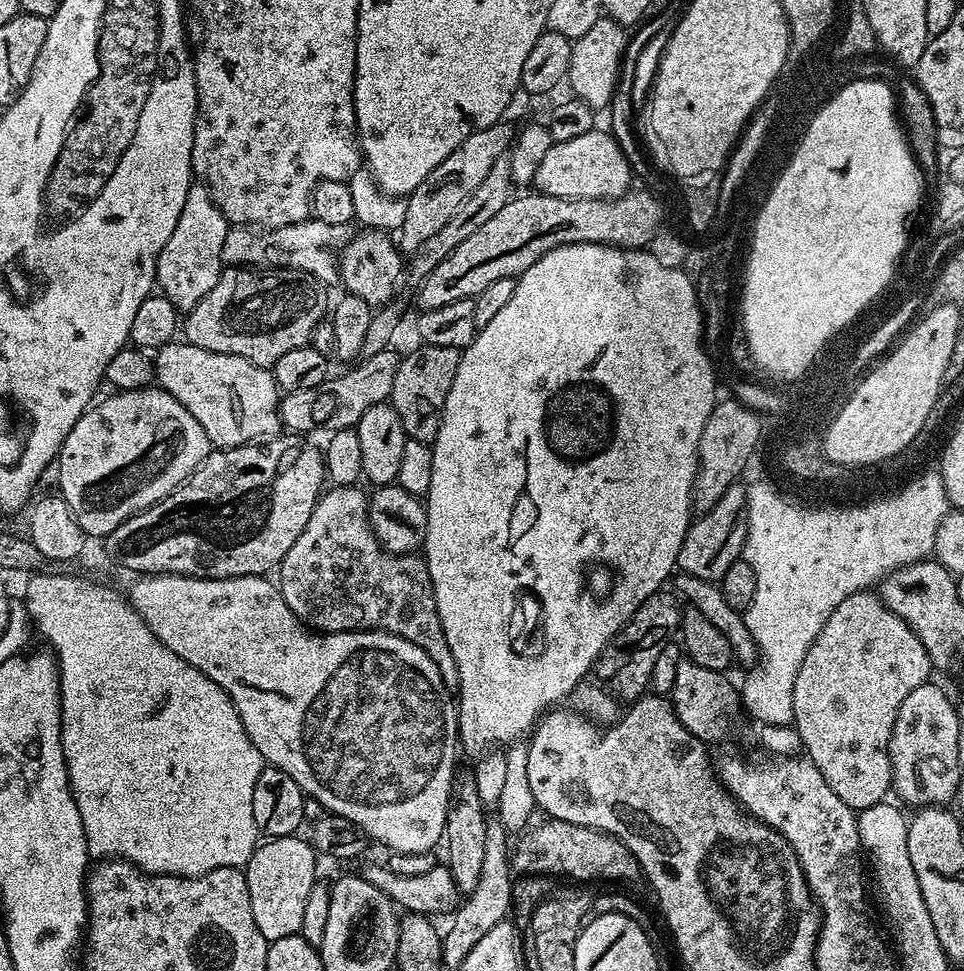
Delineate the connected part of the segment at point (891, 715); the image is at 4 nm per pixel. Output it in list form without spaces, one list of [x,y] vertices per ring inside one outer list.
[[[865,590],[850,594],[826,618],[826,626],[814,638],[802,666],[798,669],[798,678],[794,678],[794,718],[792,724],[804,743],[807,759],[818,766],[822,778],[853,810],[869,808],[881,803],[892,788],[892,763],[888,747],[894,722],[902,702],[918,686],[929,683],[934,669],[926,646],[918,642],[914,630],[887,608],[875,591]]]

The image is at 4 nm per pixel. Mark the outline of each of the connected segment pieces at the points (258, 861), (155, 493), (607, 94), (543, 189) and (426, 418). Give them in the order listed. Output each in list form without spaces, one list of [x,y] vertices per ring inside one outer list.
[[[299,835],[277,836],[269,839],[268,844],[261,843],[246,865],[248,878],[248,893],[250,894],[250,910],[254,914],[254,922],[266,941],[274,941],[278,938],[295,936],[302,926],[303,911],[306,909],[307,898],[310,890],[318,882],[316,876],[316,859],[318,853],[307,839],[299,840]]]
[[[149,386],[129,392],[116,390],[111,394],[113,396],[108,396],[105,400],[97,399],[84,409],[82,418],[74,422],[74,430],[66,434],[58,457],[59,495],[63,496],[76,515],[81,530],[89,537],[107,538],[122,522],[166,498],[196,471],[210,451],[206,430],[198,426],[194,414],[190,414],[190,410],[178,402],[178,398],[163,388]]]
[[[602,18],[582,34],[582,38],[572,41],[570,70],[566,77],[567,87],[572,87],[571,95],[586,102],[594,110],[607,109],[615,94],[620,80],[621,64],[624,61],[625,48],[629,44],[629,33],[625,25],[616,20]]]
[[[593,130],[581,134],[579,138],[570,138],[570,142],[555,142],[552,149],[542,158],[538,174],[534,181],[537,193],[562,198],[586,198],[587,200],[611,200],[629,191],[628,184],[634,180],[618,142],[608,130]]]
[[[421,343],[419,347],[408,357],[405,355],[401,359],[398,374],[394,374],[390,403],[394,410],[398,410],[398,418],[402,418],[408,439],[431,444],[440,429],[440,413],[444,410],[446,394],[450,394],[454,374],[458,374],[461,349],[425,343]]]

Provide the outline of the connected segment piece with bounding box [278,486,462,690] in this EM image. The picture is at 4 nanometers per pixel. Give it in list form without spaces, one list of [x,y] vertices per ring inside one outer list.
[[[332,486],[321,491],[320,499],[310,514],[310,522],[306,522],[302,534],[298,534],[294,546],[286,550],[278,565],[278,587],[282,598],[301,623],[317,633],[391,632],[393,636],[414,642],[430,654],[448,689],[459,689],[462,681],[458,678],[458,662],[454,662],[454,654],[438,618],[427,559],[420,554],[388,552],[382,547],[368,520],[369,493],[362,489],[360,486]]]

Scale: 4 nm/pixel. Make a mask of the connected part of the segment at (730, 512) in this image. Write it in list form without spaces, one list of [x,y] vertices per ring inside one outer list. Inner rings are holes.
[[[733,486],[722,494],[722,498],[714,503],[712,509],[708,512],[701,512],[688,525],[688,533],[682,542],[682,550],[678,550],[678,558],[676,559],[676,567],[685,576],[693,576],[694,578],[702,578],[718,582],[726,574],[726,570],[730,570],[730,566],[734,561],[741,559],[744,550],[744,539],[746,538],[746,530],[748,529],[748,521],[744,507],[746,506],[746,492],[743,487]]]

